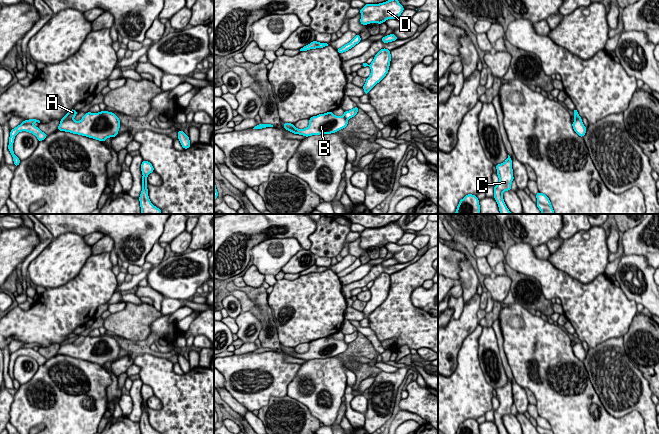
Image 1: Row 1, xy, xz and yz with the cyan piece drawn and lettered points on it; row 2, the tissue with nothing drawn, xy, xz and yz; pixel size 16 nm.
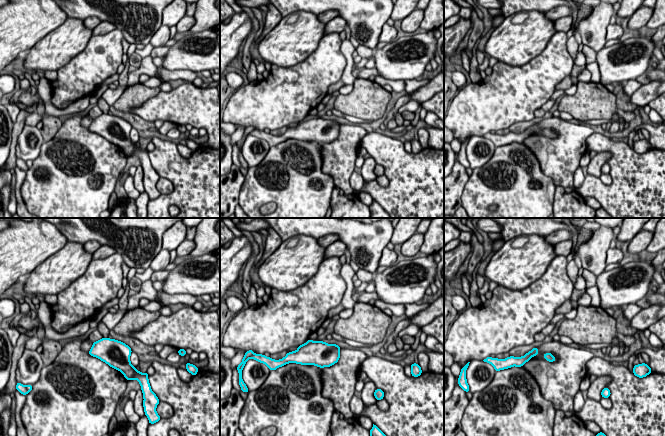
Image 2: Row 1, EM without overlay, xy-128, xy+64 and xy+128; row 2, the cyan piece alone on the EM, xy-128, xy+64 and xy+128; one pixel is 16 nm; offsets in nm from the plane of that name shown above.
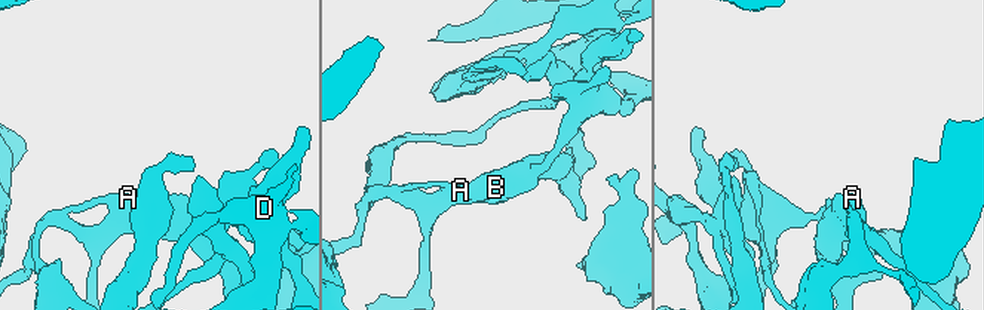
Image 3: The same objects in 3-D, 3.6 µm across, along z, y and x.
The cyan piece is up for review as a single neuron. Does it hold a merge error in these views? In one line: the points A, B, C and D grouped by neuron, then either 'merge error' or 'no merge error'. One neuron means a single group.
groups A / B C D; merge error

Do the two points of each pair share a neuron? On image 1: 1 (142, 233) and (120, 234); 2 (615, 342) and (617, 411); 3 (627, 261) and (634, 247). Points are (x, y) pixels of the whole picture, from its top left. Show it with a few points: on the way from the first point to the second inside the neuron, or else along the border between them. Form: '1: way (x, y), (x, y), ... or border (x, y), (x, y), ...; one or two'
1: way (137, 234), (125, 234); one
2: way (603, 359), (603, 386), (607, 394); one
3: border (624, 254), (641, 254), (646, 259), (648, 265); two

